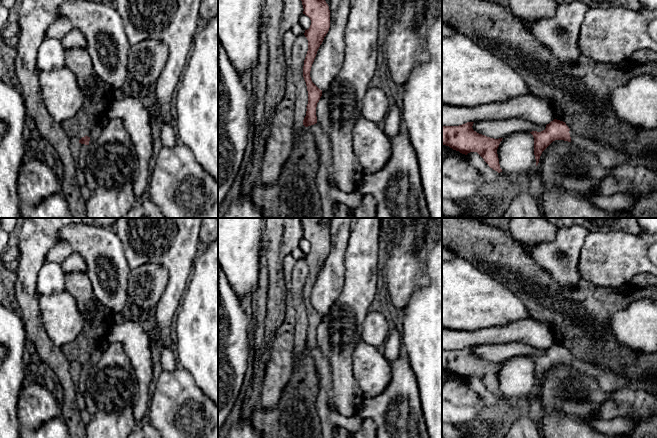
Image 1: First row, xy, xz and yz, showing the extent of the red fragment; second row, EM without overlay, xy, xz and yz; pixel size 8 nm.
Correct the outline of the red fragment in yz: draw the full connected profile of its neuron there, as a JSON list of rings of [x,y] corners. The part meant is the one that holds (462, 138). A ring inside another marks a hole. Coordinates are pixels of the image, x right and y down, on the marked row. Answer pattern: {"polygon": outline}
{"polygon": [[[467,122],[459,126],[442,126],[442,145],[467,155],[477,152],[490,168],[502,172],[499,164],[497,149],[503,138],[494,139],[479,134],[473,130],[474,122]]]}

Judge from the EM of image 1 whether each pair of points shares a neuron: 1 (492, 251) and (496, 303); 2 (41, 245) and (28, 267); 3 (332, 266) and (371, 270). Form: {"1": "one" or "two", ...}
{"1": "two", "2": "one", "3": "two"}

